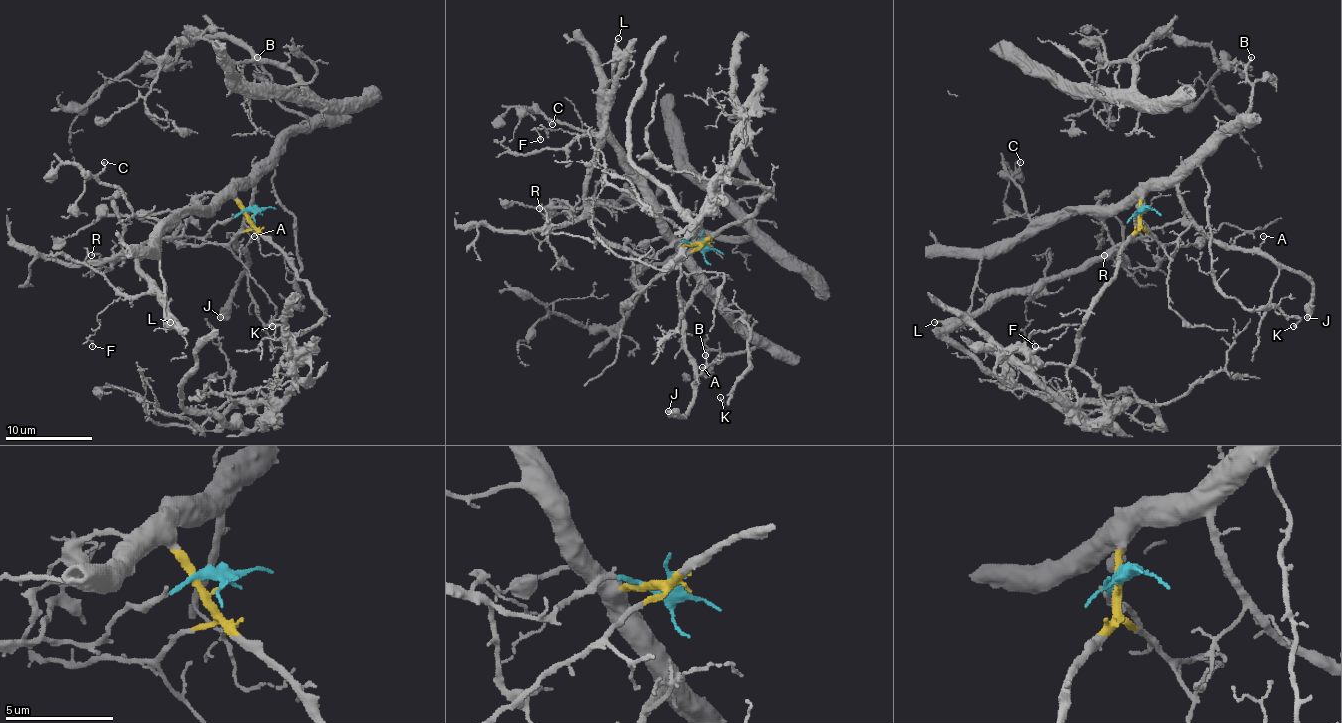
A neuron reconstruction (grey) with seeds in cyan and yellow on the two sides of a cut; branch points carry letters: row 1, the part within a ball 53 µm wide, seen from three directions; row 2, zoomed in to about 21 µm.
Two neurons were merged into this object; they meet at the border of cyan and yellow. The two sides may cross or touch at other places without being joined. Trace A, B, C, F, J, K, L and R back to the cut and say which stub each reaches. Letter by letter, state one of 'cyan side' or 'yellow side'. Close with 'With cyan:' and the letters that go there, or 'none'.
A: yellow side
B: yellow side
C: yellow side
F: cyan side
J: yellow side
K: yellow side
L: yellow side
R: cyan side
With cyan: F, R

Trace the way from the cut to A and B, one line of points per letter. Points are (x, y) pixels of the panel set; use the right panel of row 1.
A: (1140, 213), (1143, 194), (1167, 187), (1175, 189), (1182, 207), (1215, 240), (1252, 248), (1265, 242), (1262, 235)
B: (1140, 213), (1143, 194), (1158, 189), (1188, 159), (1247, 111), (1252, 98), (1247, 76), (1252, 57)

